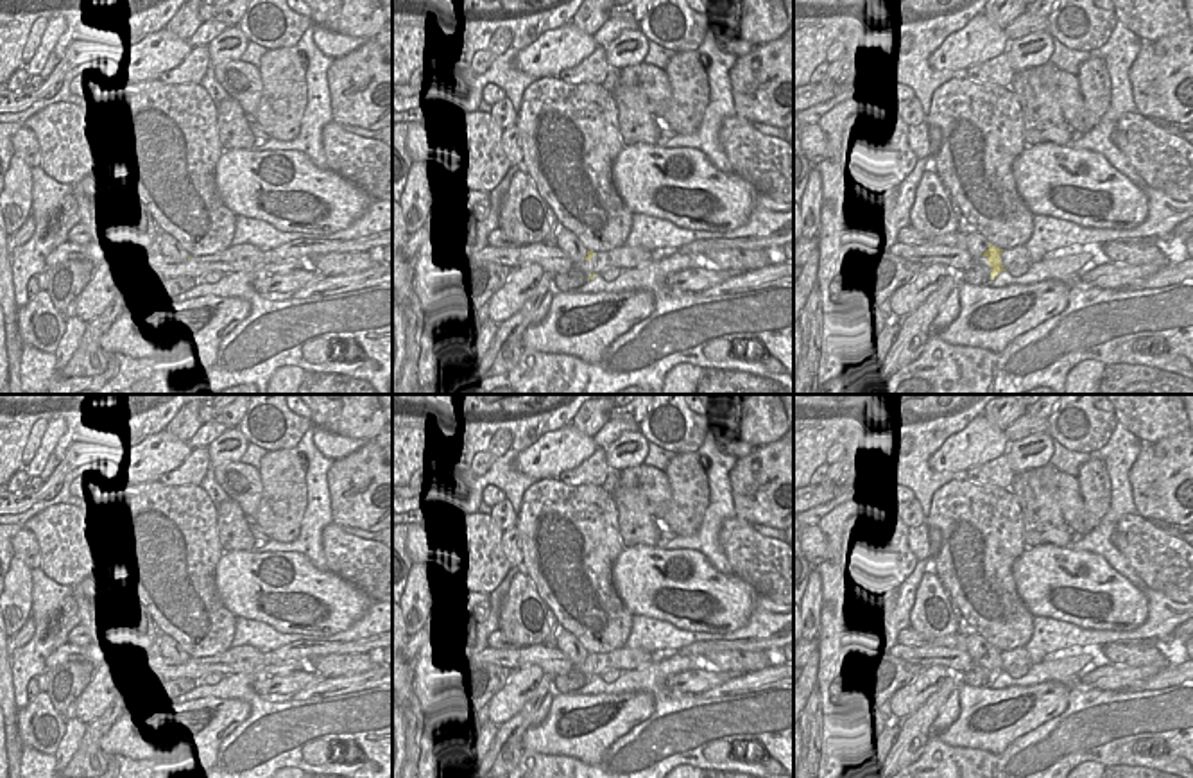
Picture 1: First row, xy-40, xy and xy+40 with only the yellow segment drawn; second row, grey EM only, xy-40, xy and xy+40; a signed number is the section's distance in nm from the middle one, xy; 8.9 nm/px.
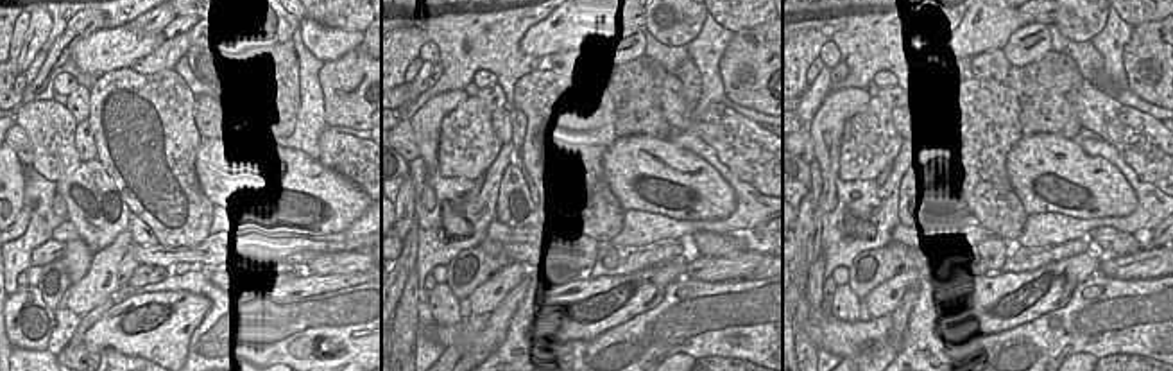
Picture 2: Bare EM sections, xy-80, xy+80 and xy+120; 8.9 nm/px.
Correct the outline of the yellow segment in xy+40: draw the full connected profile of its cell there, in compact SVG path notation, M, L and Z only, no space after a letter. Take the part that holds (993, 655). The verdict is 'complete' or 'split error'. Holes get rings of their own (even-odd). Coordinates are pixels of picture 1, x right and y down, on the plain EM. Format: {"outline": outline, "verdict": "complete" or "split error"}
{"outline": "M966 631L966 653L971 656L971 660L976 663L980 658L985 658L989 661L991 670L991 681L994 681L1001 672L1007 672L1001 667L1000 656L1003 651L998 651L992 647L983 636Z", "verdict": "split error"}

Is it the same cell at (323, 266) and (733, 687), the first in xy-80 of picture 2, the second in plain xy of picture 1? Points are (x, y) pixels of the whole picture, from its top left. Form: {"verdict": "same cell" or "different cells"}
{"verdict": "different cells"}

